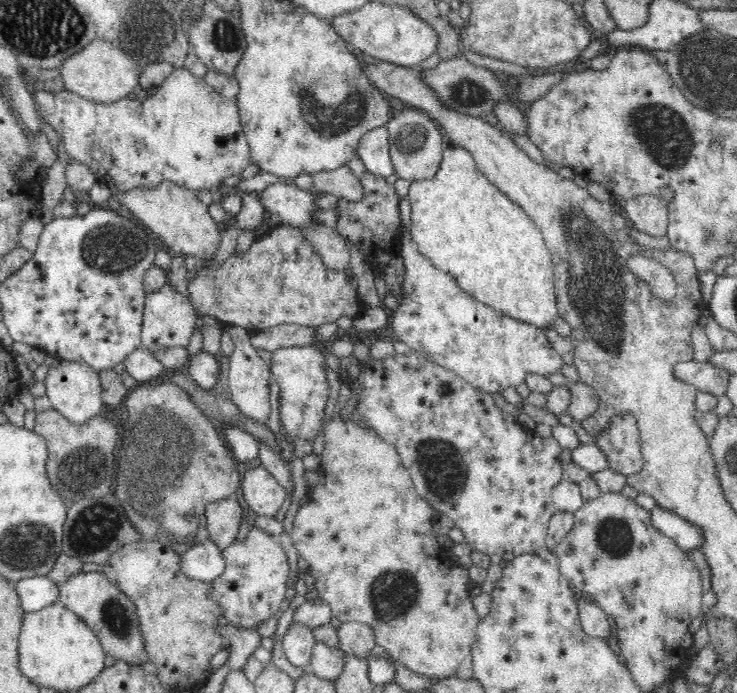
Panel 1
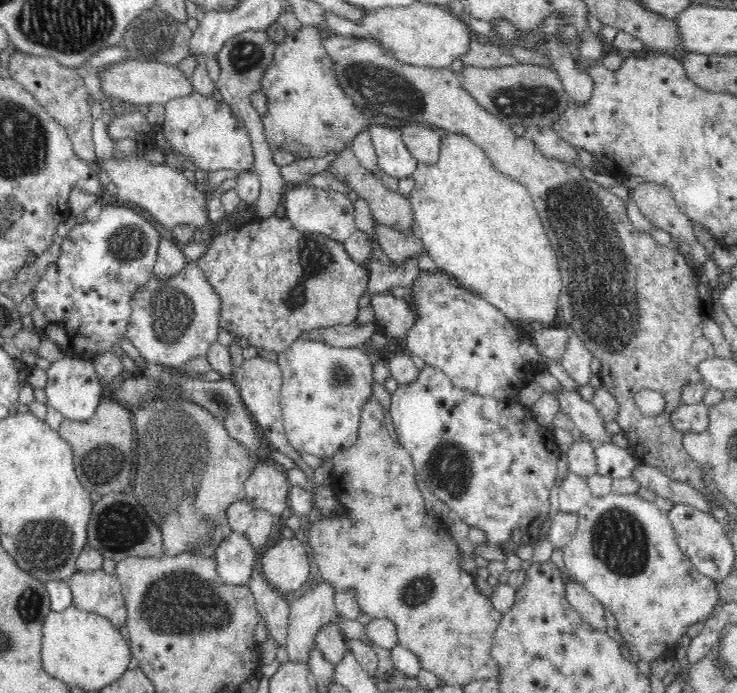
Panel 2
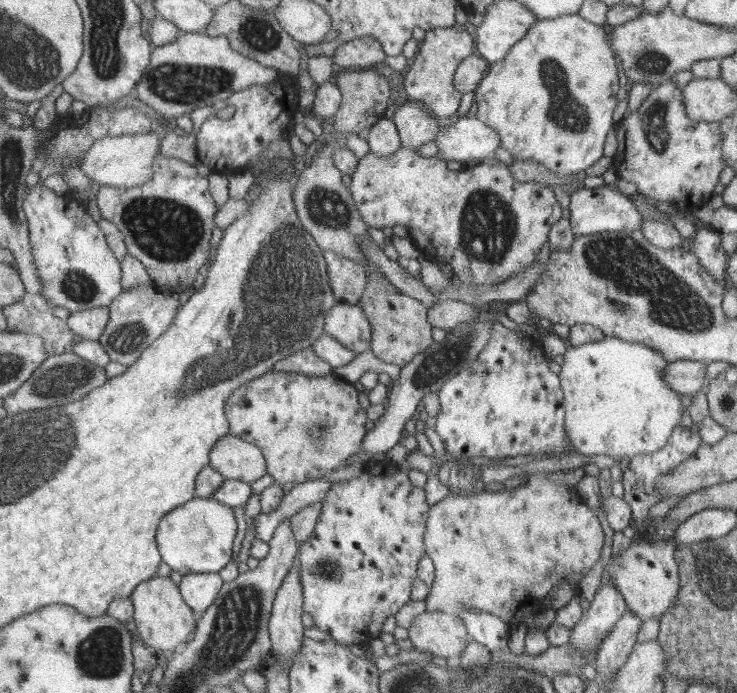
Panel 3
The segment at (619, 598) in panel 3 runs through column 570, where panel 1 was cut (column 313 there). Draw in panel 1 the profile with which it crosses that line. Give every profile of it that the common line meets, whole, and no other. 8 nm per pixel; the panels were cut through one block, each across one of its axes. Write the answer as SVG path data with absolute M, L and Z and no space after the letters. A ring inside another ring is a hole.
M294 621L283 636L283 649L288 661L296 667L309 669L313 647L314 633L308 625Z

